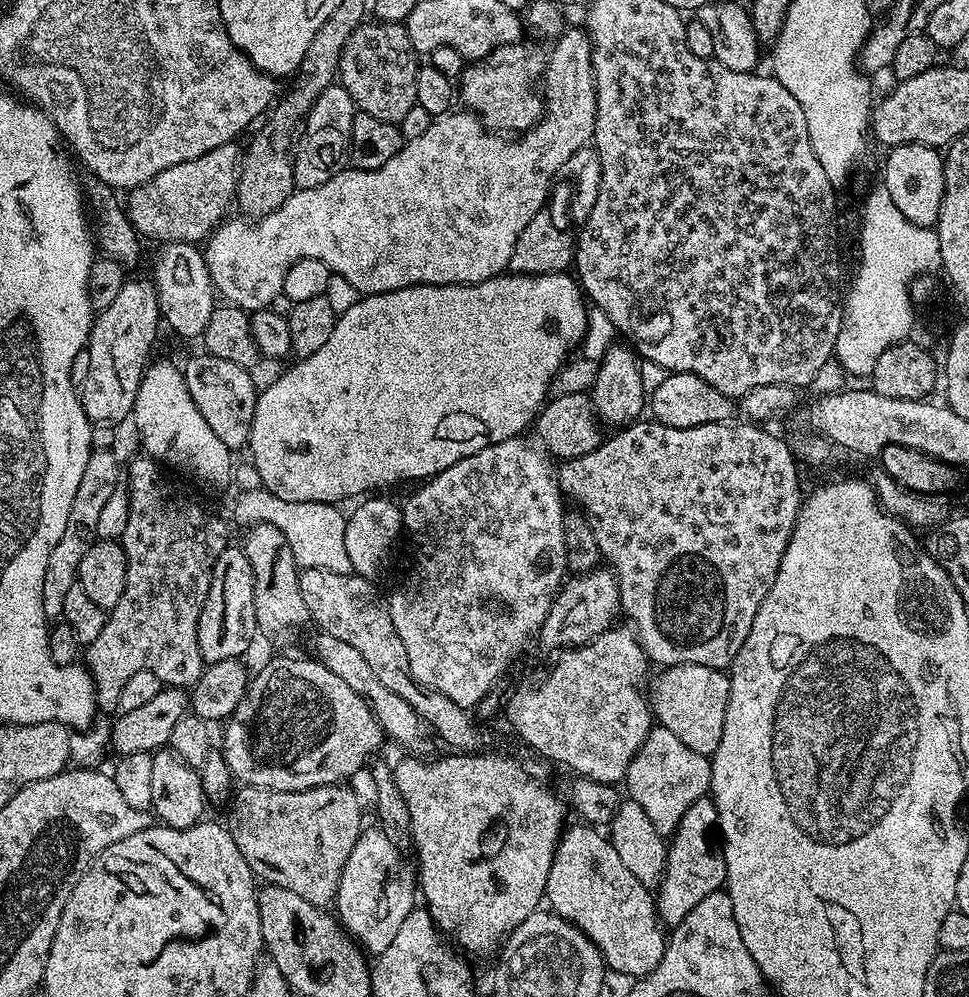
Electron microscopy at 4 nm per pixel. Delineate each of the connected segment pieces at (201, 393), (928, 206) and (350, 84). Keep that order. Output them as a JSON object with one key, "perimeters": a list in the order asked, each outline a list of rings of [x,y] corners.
{"perimeters":[[[[201,355],[192,356],[182,364],[190,398],[194,398],[194,406],[202,410],[202,418],[206,418],[210,430],[214,430],[214,434],[218,434],[218,438],[222,438],[228,448],[243,449],[252,433],[254,406],[258,395],[258,387],[256,388],[255,382],[252,381],[253,373],[223,358]]],[[[898,144],[889,152],[892,153],[884,160],[884,185],[882,185],[887,199],[892,200],[894,206],[898,206],[898,210],[902,210],[902,214],[906,214],[906,218],[911,224],[917,224],[923,228],[932,228],[940,213],[942,198],[944,197],[943,155],[937,149],[925,144]]],[[[365,22],[360,24],[346,38],[346,46],[342,46],[340,55],[340,71],[338,83],[350,94],[359,111],[374,114],[374,118],[382,118],[386,122],[396,124],[416,105],[416,69],[418,54],[408,37],[408,29],[400,22]]]]}

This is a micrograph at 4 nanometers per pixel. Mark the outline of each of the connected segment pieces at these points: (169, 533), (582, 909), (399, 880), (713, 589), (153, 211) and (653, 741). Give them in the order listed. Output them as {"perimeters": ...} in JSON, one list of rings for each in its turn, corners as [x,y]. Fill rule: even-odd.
{"perimeters":[[[[140,454],[140,457],[133,462],[129,470],[128,467],[126,470],[127,480],[129,476],[126,495],[130,502],[130,519],[126,521],[126,534],[122,537],[126,562],[128,563],[126,590],[122,590],[122,598],[118,598],[118,602],[108,612],[108,621],[106,626],[102,626],[102,634],[98,634],[98,638],[94,638],[94,642],[87,645],[86,648],[86,656],[88,652],[86,667],[91,673],[91,680],[96,687],[96,703],[101,709],[119,709],[122,690],[125,689],[126,682],[130,681],[130,678],[134,677],[134,674],[139,671],[152,671],[164,686],[188,690],[191,689],[193,684],[198,682],[198,678],[204,673],[206,667],[198,644],[198,618],[202,614],[202,606],[206,602],[206,594],[210,594],[210,578],[214,574],[214,562],[218,562],[218,554],[222,554],[222,550],[229,547],[228,528],[214,513],[207,512],[198,501],[191,500],[184,492],[179,492],[164,477],[163,471],[165,472],[165,469],[147,454]]],[[[588,824],[572,825],[562,835],[551,863],[545,897],[555,914],[575,924],[596,944],[605,965],[612,971],[643,978],[652,972],[664,956],[667,944],[662,922],[656,912],[655,895],[621,861],[610,838]]],[[[365,827],[361,831],[343,867],[334,901],[337,919],[353,939],[374,956],[383,953],[394,942],[399,927],[416,907],[418,900],[413,875],[412,878],[408,875],[397,846],[388,838],[388,832],[382,830]]],[[[641,418],[619,429],[612,434],[616,436],[610,437],[609,440],[607,437],[594,450],[590,450],[590,454],[582,454],[559,465],[558,483],[561,493],[569,501],[576,500],[575,507],[580,509],[588,520],[590,530],[594,532],[594,538],[600,547],[601,557],[606,561],[607,567],[616,574],[623,615],[628,615],[627,623],[634,629],[636,639],[644,647],[644,652],[653,665],[697,664],[721,670],[727,669],[738,654],[738,650],[742,650],[746,634],[750,634],[754,614],[758,614],[758,606],[762,606],[778,574],[782,554],[790,542],[790,534],[796,525],[796,516],[802,503],[802,491],[800,492],[800,476],[796,473],[796,460],[792,457],[787,442],[779,440],[774,433],[767,432],[767,427],[757,426],[752,422],[736,423],[675,428],[652,418]]],[[[233,142],[215,147],[190,162],[180,162],[168,170],[162,170],[150,182],[131,189],[124,205],[137,235],[160,240],[162,244],[198,244],[207,239],[223,221],[222,216],[235,199],[242,155],[237,146]]],[[[658,724],[652,728],[646,742],[631,760],[624,786],[628,788],[627,795],[644,808],[657,832],[668,838],[675,832],[690,803],[709,793],[711,781],[709,757],[695,754],[694,750],[683,745],[670,730]]]]}

